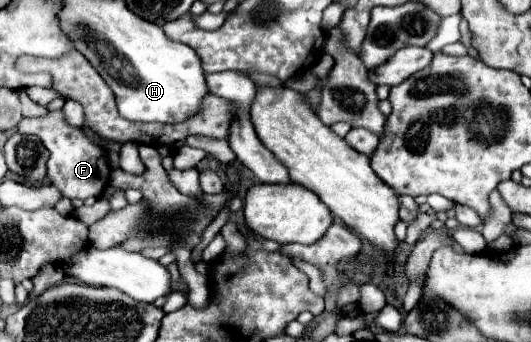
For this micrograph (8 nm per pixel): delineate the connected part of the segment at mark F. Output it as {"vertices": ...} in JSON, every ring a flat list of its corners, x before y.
{"vertices":[[55,110,55,112,47,112,45,116,37,116,37,118,23,118,17,124,17,132,19,134,35,134,41,138,41,142,45,144,45,148,51,152,51,158,47,162,47,178,51,182,51,186,55,186,65,198,89,198,95,196,99,198,101,192,107,188,109,184,109,160,107,160,107,150,103,146,99,146,95,140,91,140,81,128,71,126,65,120,63,110]]}

